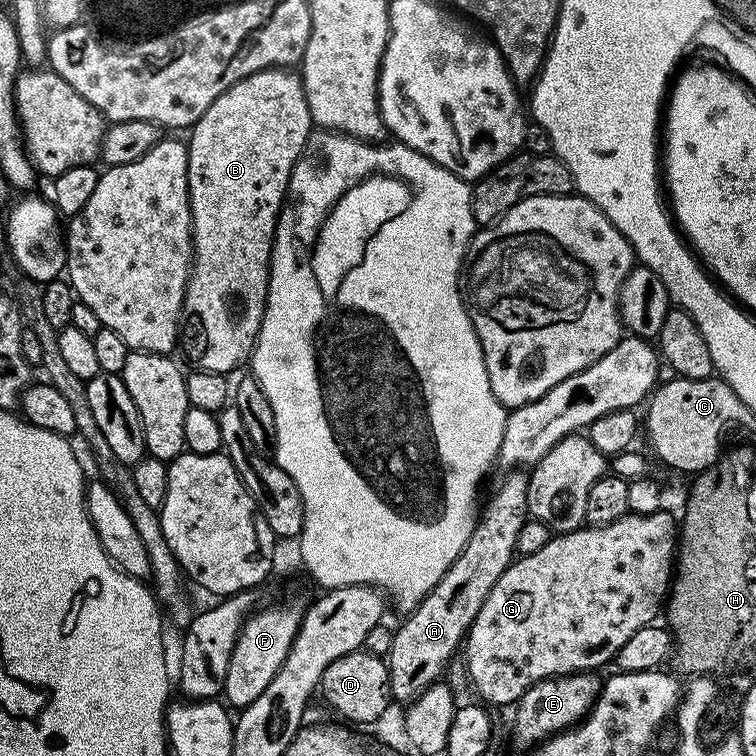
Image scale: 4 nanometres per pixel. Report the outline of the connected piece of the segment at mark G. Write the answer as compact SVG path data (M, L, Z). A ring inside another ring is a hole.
M667 510L651 512L650 514L638 514L633 512L618 518L609 524L594 524L581 526L572 532L562 532L553 535L542 546L542 550L534 550L534 554L520 556L513 559L512 565L494 582L494 590L486 594L486 602L482 602L482 610L474 618L474 622L468 628L468 634L462 645L462 657L464 656L464 668L468 671L468 680L476 687L476 692L485 705L509 704L515 705L530 690L532 684L540 680L553 680L555 676L573 676L576 672L592 672L600 670L604 663L615 661L618 650L626 646L626 642L632 635L638 634L638 630L649 627L656 615L661 615L666 604L666 597L670 591L670 581L674 575L674 557L678 547L678 524Z

